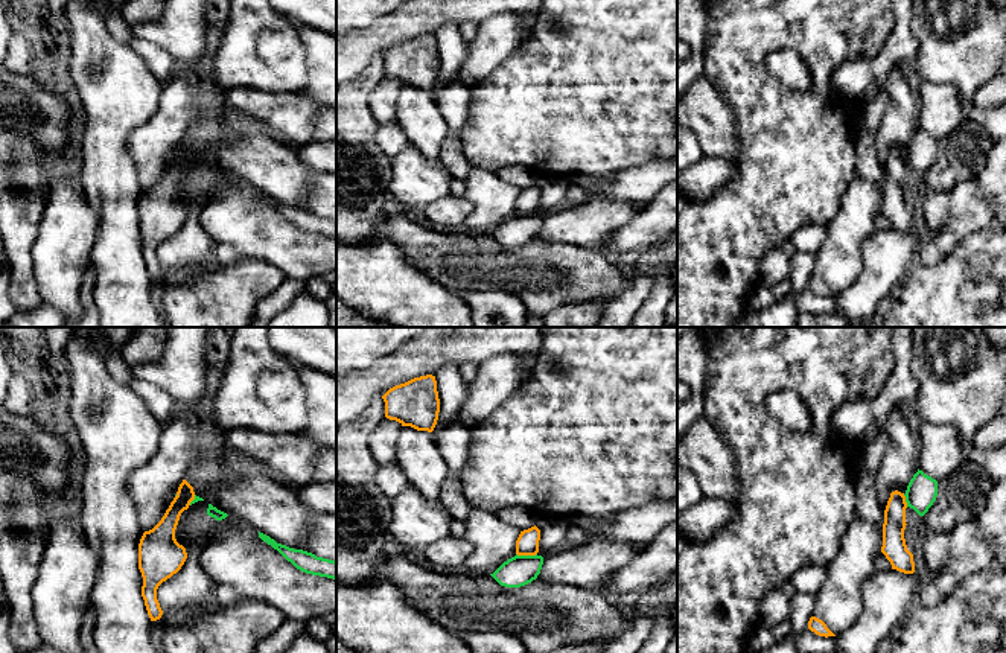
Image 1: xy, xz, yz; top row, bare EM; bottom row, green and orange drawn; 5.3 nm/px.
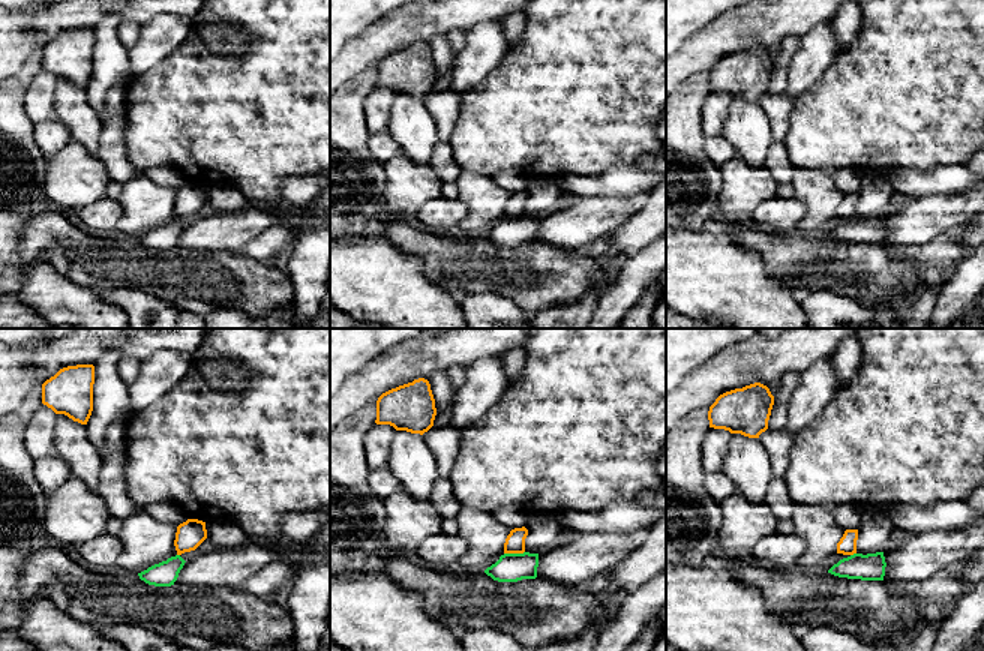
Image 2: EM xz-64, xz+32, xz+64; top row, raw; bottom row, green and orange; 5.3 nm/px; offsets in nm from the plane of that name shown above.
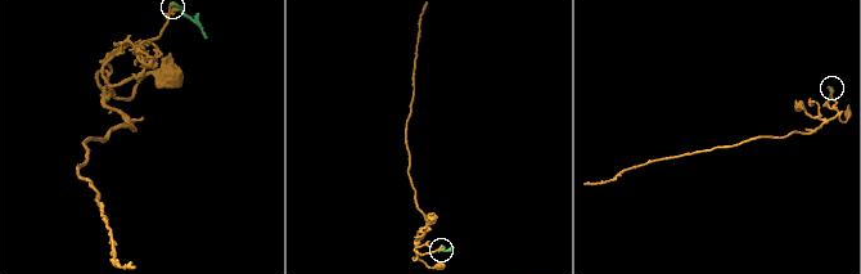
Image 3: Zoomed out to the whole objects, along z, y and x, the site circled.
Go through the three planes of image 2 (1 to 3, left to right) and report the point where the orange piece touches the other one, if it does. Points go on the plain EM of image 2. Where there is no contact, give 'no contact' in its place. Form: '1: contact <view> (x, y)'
1: no contact
2: contact xz+32 (513, 218)
3: contact xz+64 (854, 218)

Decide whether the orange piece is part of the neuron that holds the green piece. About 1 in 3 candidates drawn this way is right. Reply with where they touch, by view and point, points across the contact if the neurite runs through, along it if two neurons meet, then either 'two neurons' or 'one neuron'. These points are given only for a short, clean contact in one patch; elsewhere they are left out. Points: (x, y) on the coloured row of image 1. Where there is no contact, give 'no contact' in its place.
contact xz (527, 556); two neurons

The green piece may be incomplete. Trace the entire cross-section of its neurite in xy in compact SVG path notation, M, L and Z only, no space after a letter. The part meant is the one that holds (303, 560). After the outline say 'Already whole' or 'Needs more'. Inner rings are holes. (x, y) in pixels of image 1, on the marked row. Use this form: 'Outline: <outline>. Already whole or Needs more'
Outline: M259 531L259 537L271 545L274 549L277 549L288 562L291 562L297 569L312 574L312 575L320 575L320 577L327 577L336 580L336 562L317 557L312 553L303 551L303 549L294 549L286 545L277 543L274 539L269 536L263 534Z. Already whole

